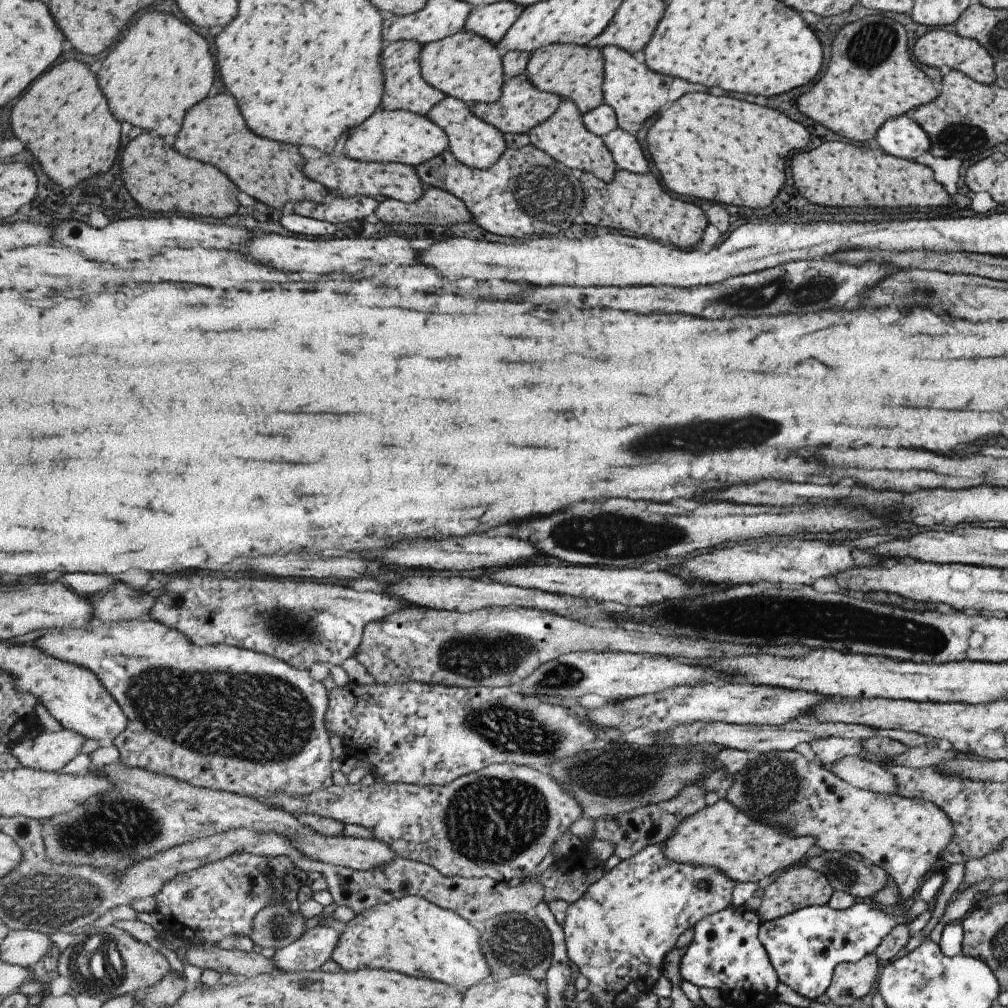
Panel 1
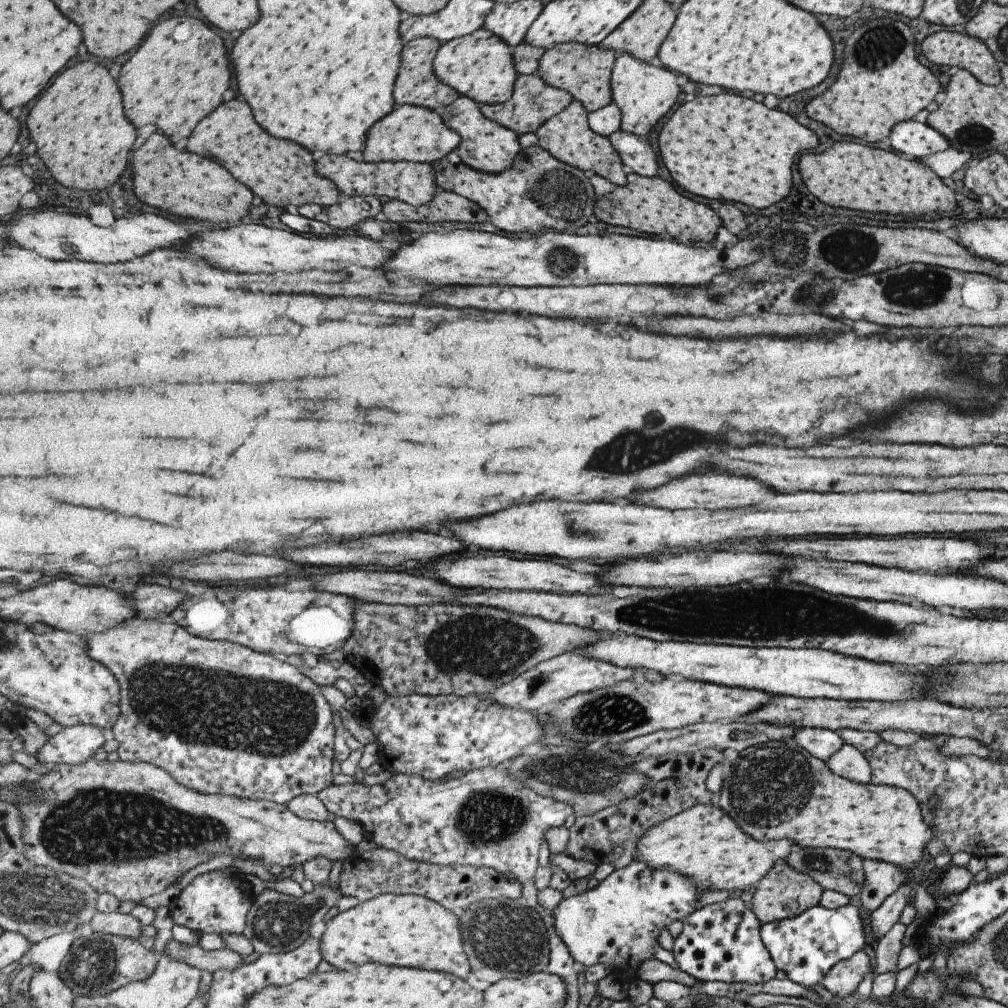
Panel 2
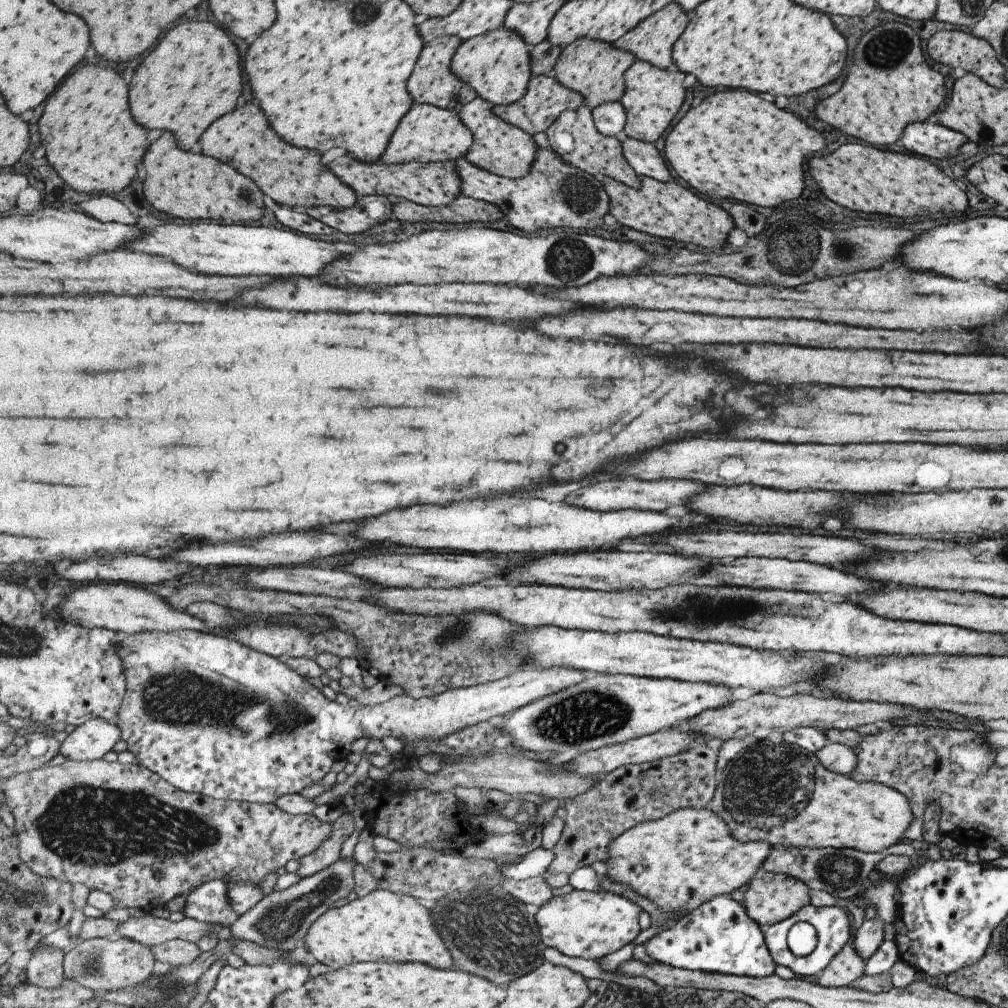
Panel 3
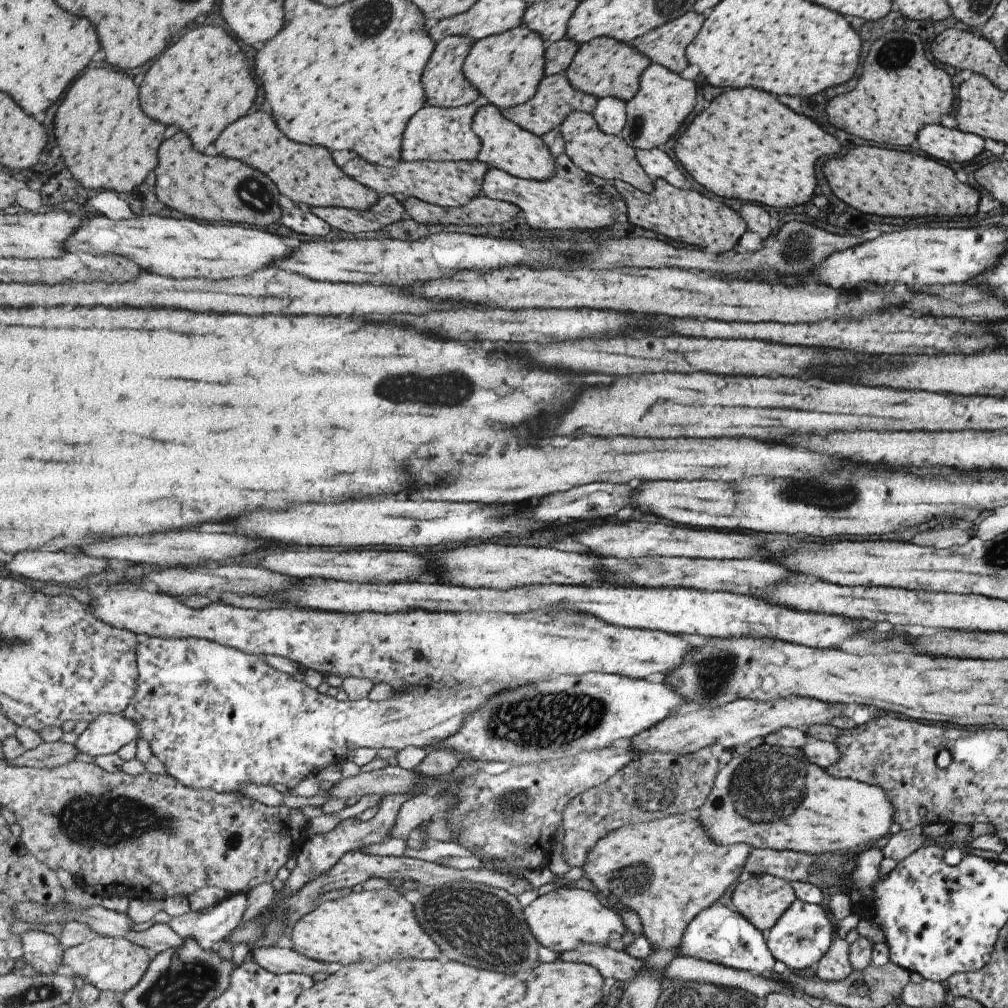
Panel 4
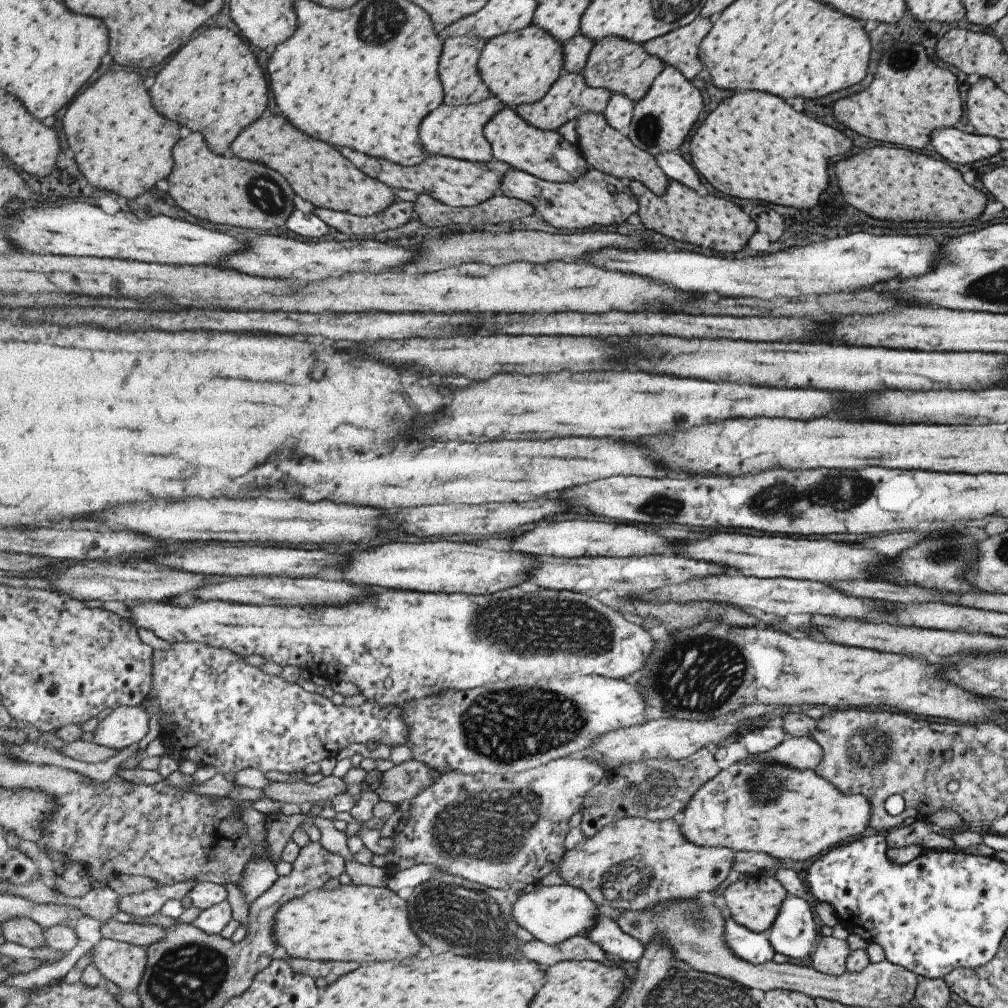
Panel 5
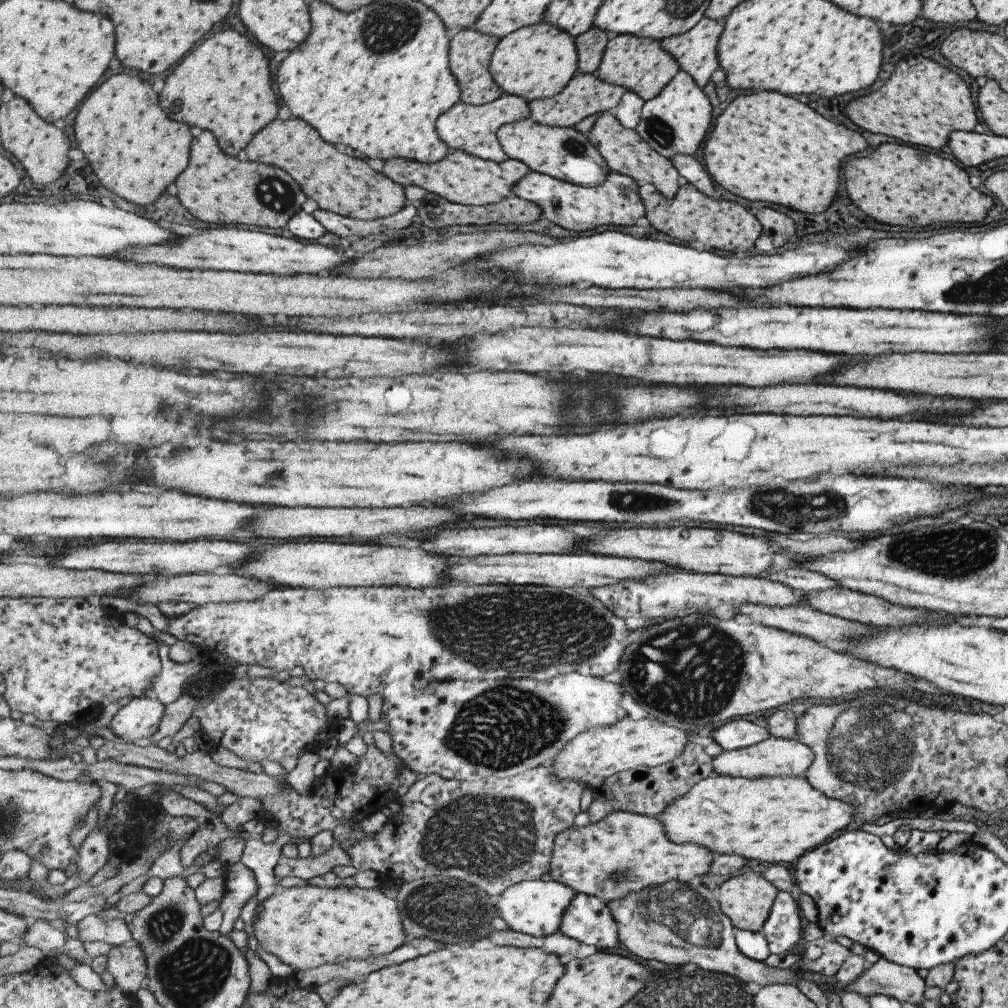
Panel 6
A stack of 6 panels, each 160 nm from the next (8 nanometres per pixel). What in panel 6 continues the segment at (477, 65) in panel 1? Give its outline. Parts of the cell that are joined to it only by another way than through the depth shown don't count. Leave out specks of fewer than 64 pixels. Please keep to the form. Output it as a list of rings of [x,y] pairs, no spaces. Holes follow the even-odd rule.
[[[543,20],[500,39],[490,71],[506,94],[522,96],[530,103],[563,92],[576,77],[579,59],[573,36],[551,21]]]

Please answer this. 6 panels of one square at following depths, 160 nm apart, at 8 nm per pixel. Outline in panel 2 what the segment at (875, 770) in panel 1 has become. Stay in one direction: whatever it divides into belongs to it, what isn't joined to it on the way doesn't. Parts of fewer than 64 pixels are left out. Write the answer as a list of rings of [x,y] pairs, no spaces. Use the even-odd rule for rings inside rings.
[[[843,743],[824,762],[827,768],[837,776],[846,778],[858,784],[866,785],[870,782],[870,766],[865,757],[850,744]]]

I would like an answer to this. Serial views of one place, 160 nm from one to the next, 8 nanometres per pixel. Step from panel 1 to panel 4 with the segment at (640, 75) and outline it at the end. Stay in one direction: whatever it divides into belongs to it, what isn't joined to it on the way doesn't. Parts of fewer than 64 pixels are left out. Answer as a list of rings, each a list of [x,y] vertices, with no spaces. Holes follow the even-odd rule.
[[[651,63],[639,78],[639,89],[634,97],[625,102],[626,121],[619,136],[635,149],[652,149],[663,146],[685,122],[685,118],[691,114],[695,104],[695,86],[691,80],[683,80],[677,73],[657,63]]]

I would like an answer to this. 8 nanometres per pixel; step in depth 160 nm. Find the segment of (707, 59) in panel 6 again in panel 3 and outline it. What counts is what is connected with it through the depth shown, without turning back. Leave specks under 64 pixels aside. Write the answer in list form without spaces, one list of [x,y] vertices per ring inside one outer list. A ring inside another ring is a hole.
[[[669,3],[649,15],[643,22],[639,22],[639,25],[635,25],[635,28],[631,29],[629,33],[619,37],[617,41],[613,41],[611,44],[618,49],[629,51],[635,56],[636,60],[645,61],[657,68],[665,69],[674,63],[671,58],[672,46],[684,31],[689,19],[689,14],[677,3]]]

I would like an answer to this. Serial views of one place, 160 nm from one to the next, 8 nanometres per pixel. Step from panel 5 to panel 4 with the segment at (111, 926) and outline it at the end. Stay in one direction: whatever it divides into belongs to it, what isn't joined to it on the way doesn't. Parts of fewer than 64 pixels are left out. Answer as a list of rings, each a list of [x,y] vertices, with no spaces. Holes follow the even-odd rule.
[[[155,923],[144,931],[129,931],[126,938],[149,949],[153,956],[184,945],[184,938],[169,923]]]

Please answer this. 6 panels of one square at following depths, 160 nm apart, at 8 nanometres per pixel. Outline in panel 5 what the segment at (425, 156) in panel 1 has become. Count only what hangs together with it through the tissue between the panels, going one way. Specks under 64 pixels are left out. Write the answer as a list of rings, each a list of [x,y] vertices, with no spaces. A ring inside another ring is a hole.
[[[492,95],[486,101],[470,105],[447,105],[434,110],[423,124],[423,144],[431,155],[445,155],[466,161],[489,162],[494,158],[494,146],[484,131],[489,122],[502,112],[505,104]]]

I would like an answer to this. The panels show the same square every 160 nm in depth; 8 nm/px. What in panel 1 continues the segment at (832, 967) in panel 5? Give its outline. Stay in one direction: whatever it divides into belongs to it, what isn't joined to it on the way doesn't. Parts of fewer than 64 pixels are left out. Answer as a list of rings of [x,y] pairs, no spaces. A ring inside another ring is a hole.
[[[873,953],[855,963],[840,963],[833,970],[825,995],[836,1007],[852,1006],[871,990],[878,967],[878,959]]]

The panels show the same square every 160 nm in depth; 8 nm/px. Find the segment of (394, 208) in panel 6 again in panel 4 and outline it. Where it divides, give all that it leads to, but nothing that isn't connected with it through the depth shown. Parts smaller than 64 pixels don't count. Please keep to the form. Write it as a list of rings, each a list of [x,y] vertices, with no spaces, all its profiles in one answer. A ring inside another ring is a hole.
[[[255,112],[235,122],[235,126],[225,130],[223,138],[219,138],[215,146],[219,154],[239,158],[268,174],[275,182],[279,182],[279,190],[283,190],[283,194],[297,204],[304,202],[309,207],[345,207],[366,211],[381,200],[376,190],[357,182],[337,166],[333,154],[325,146],[307,146],[289,140],[267,112]]]

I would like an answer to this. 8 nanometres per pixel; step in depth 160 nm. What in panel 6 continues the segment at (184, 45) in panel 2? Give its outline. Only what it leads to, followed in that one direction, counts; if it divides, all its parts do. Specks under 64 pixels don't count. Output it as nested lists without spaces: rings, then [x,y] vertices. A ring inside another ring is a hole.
[[[237,30],[217,32],[211,40],[203,42],[203,46],[195,48],[171,74],[163,90],[163,110],[167,110],[167,114],[171,114],[175,120],[211,130],[219,142],[223,142],[223,150],[227,150],[227,154],[239,156],[253,142],[255,134],[269,126],[279,114],[279,100],[273,90],[269,58],[257,42]]]

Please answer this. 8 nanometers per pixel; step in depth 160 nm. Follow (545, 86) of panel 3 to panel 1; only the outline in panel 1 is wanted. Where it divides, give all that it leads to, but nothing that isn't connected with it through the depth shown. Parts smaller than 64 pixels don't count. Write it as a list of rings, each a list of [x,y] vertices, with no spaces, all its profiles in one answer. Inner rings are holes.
[[[523,73],[506,81],[502,97],[497,102],[472,104],[472,109],[476,115],[479,115],[479,118],[499,127],[499,130],[504,133],[523,134],[549,120],[559,109],[562,100],[561,96],[557,94],[539,90],[539,87],[531,82],[526,73]]]

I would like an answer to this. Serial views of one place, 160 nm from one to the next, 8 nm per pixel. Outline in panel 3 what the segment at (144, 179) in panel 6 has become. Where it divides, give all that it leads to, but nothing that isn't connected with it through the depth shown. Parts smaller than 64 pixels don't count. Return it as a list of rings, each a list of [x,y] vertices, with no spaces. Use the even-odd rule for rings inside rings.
[[[95,64],[83,66],[75,74],[71,74],[71,78],[67,78],[67,82],[55,92],[55,98],[47,102],[47,110],[41,118],[41,134],[47,146],[47,158],[55,166],[55,170],[63,176],[63,180],[69,186],[89,194],[103,194],[103,192],[111,194],[127,188],[135,180],[143,154],[147,154],[147,148],[151,146],[149,130],[139,126],[131,116],[129,84],[113,68],[105,70],[105,66],[95,66]]]

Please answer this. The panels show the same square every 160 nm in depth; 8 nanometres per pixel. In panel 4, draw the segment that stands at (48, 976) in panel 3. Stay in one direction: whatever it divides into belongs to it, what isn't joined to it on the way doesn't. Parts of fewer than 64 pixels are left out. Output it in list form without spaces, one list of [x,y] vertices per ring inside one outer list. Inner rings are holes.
[[[28,930],[19,935],[24,946],[24,960],[36,971],[51,975],[61,963],[64,946],[43,930]]]

